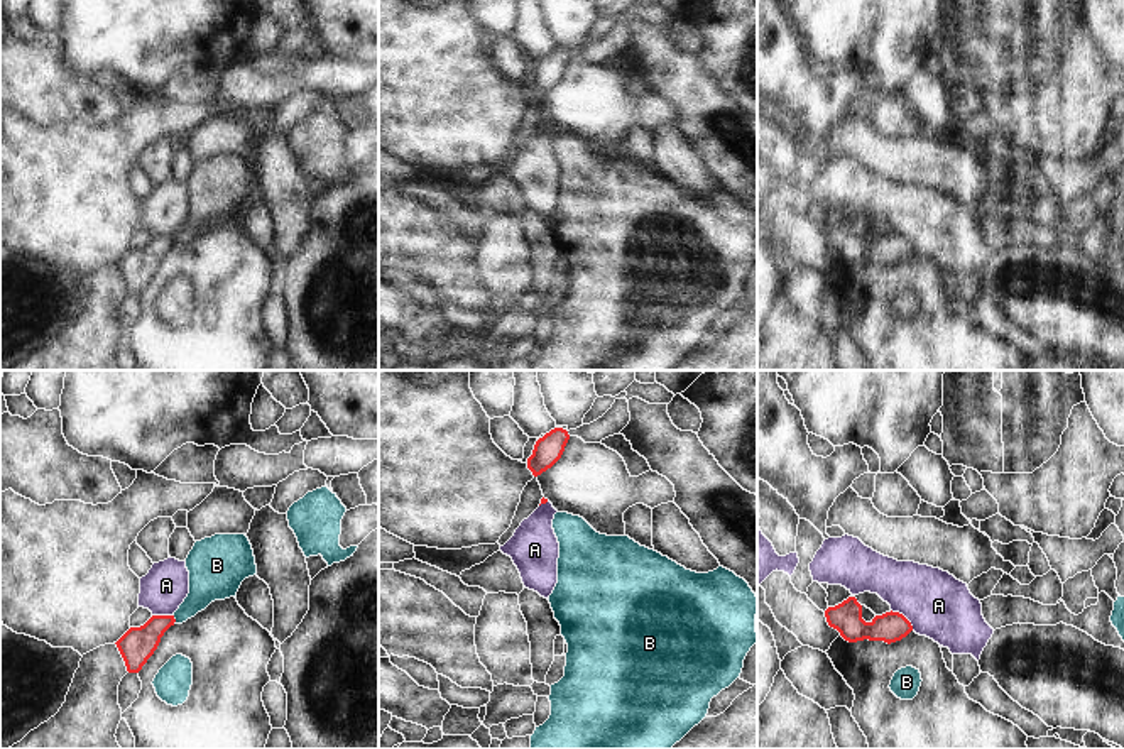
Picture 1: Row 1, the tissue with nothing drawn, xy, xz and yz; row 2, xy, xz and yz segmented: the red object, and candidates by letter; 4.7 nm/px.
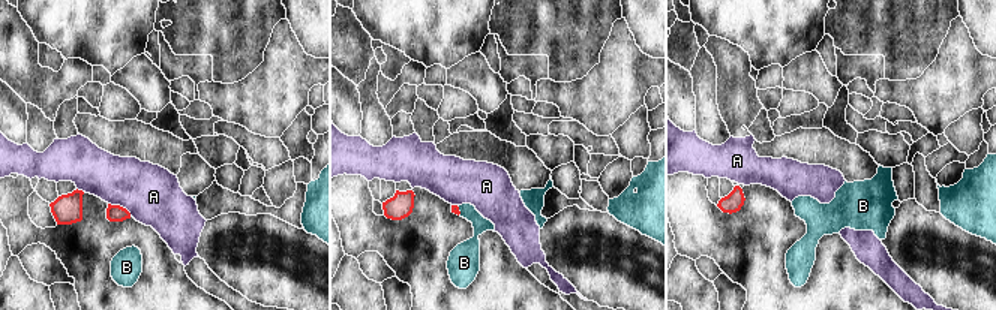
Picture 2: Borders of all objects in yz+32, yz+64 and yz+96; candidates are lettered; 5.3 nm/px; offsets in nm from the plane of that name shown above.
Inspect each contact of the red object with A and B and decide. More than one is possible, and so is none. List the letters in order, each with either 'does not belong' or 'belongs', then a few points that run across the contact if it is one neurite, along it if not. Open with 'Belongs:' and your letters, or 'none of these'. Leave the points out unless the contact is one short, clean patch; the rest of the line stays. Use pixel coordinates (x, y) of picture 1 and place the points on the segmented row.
Belongs: none of these
A: does not belong
B: does not belong; line xy (173, 614), (174, 623)

